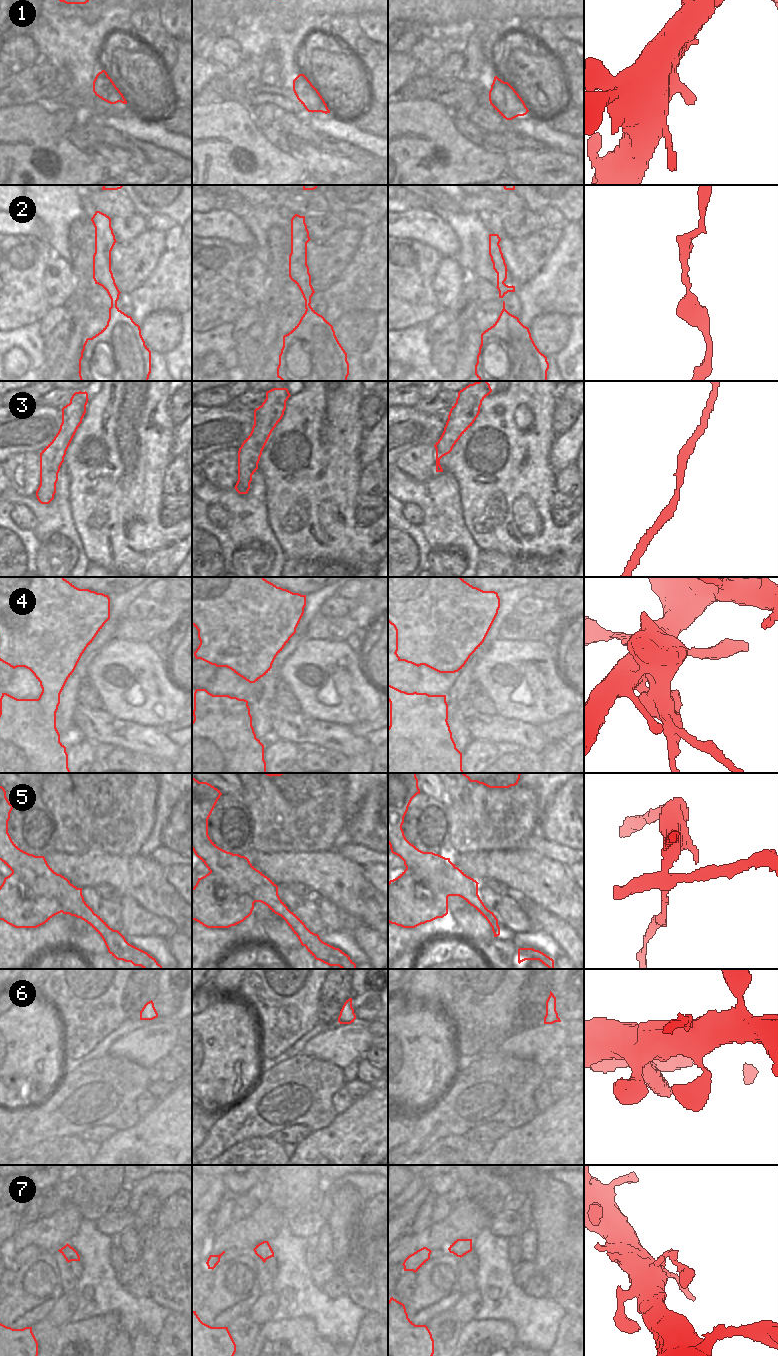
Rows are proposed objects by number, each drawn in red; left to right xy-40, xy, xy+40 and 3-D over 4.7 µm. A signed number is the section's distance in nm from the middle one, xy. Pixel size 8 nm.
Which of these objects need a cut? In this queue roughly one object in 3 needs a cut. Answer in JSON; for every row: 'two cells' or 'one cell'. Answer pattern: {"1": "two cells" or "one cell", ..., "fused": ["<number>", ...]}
{"1": "one cell", "2": "one cell", "3": "one cell", "4": "two cells", "5": "two cells", "6": "one cell", "7": "one cell", "fused": ["4", "5"]}

